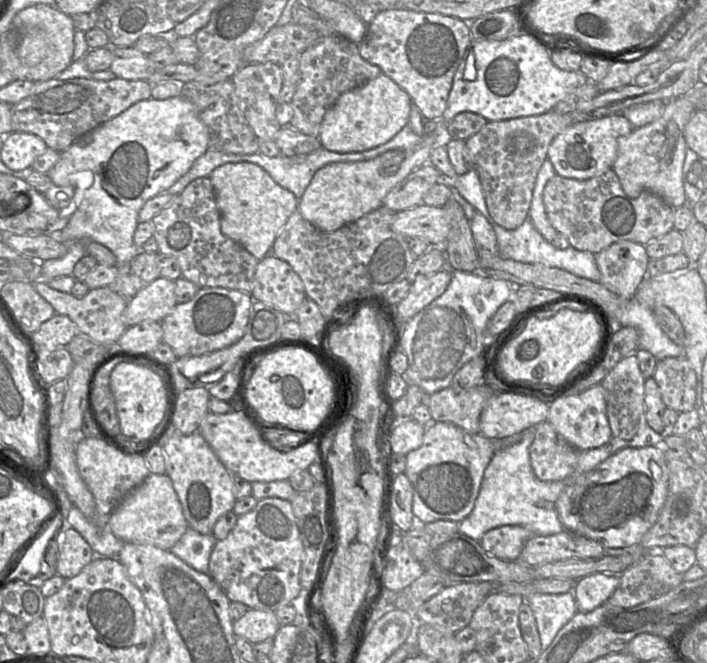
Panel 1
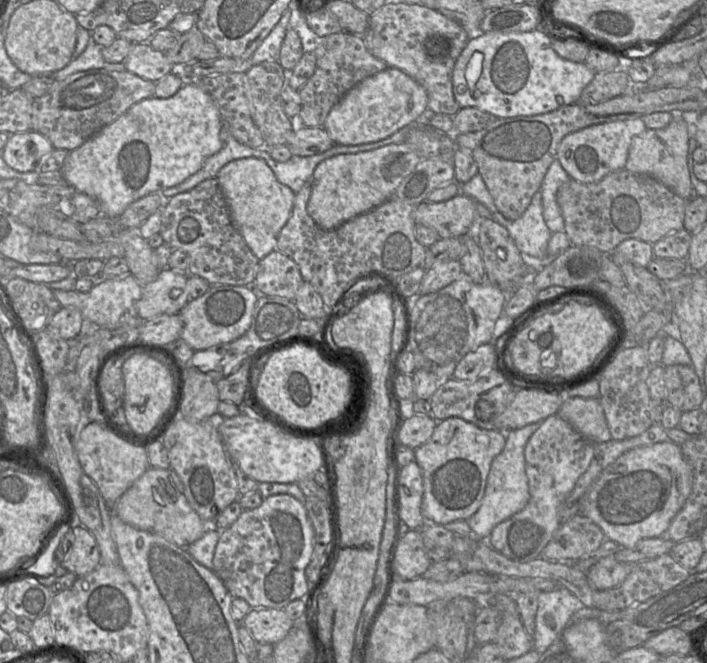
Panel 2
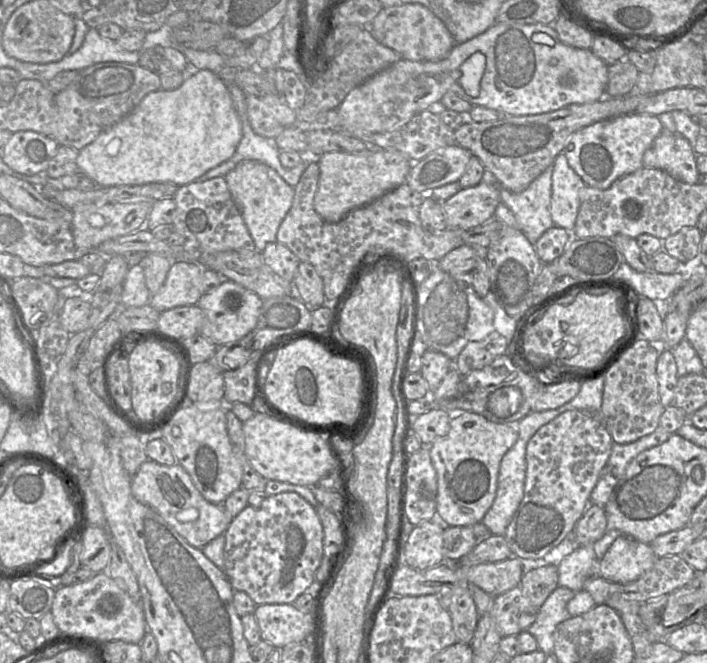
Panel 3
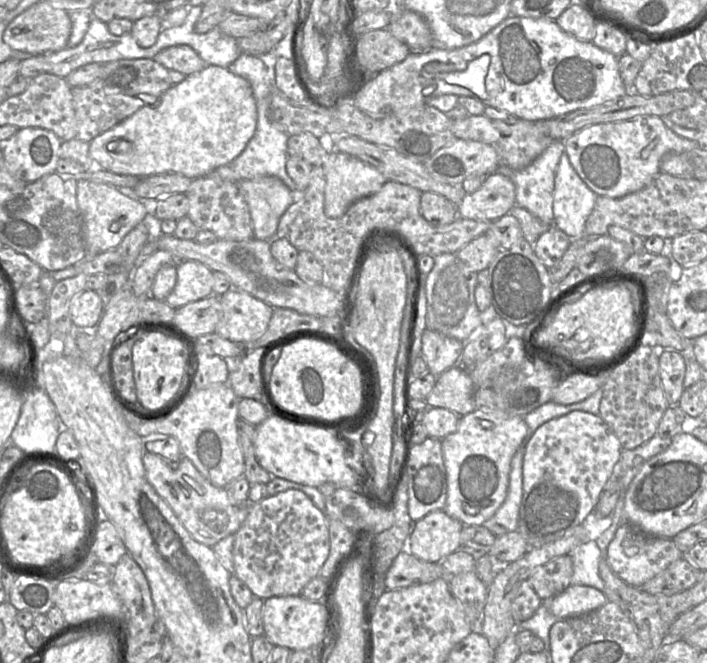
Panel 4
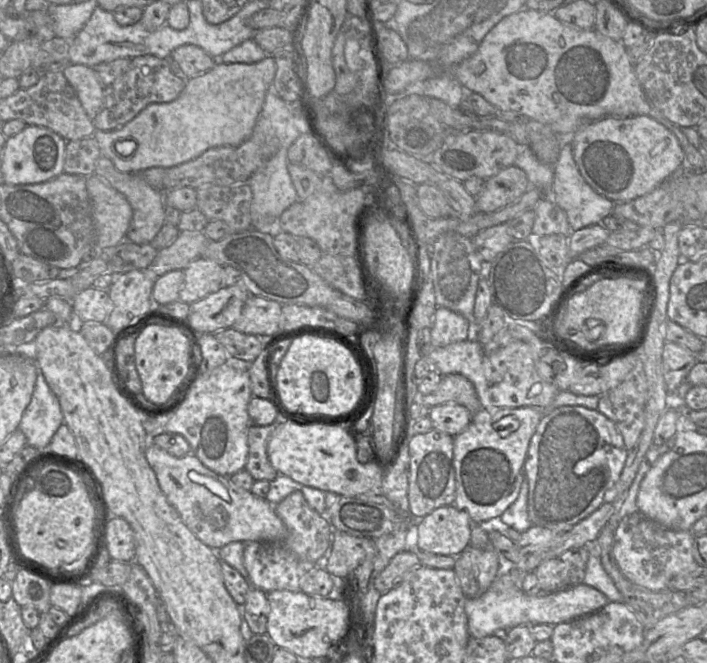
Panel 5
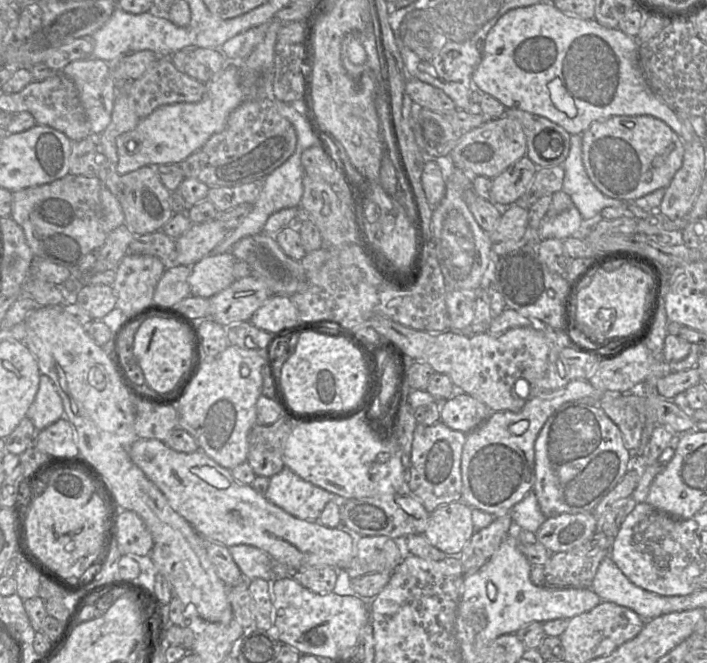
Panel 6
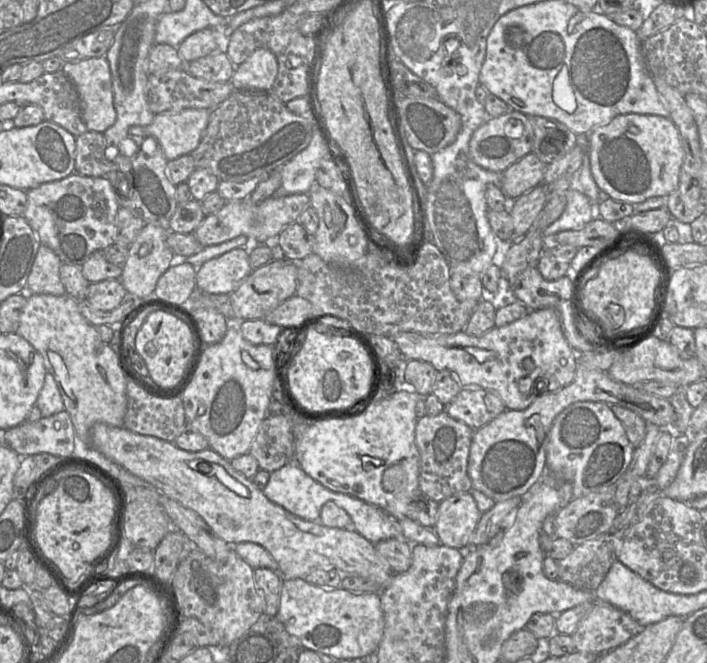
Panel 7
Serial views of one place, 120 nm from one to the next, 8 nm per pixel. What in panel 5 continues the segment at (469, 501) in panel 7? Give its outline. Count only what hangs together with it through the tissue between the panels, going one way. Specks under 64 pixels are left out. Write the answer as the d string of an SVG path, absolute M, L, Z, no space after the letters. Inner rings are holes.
M455 505L442 506L418 520L420 551L459 556L470 546L472 520Z

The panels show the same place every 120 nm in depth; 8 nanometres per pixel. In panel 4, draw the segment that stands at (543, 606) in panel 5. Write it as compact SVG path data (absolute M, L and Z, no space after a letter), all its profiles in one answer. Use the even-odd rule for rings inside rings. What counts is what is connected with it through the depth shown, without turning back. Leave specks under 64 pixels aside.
M570 585L549 600L548 608L558 619L567 619L593 612L607 601L605 593L594 587Z

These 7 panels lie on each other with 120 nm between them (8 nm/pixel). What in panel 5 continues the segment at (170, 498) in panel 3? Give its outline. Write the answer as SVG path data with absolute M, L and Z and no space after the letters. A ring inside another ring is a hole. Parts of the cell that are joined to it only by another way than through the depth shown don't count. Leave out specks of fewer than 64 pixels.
M150 444L145 451L145 457L155 472L158 484L168 502L177 510L190 531L212 549L219 550L234 541L276 543L286 538L287 528L276 514L274 505L266 498L255 496L251 491L235 487L230 477L211 471L193 453L175 457L158 446ZM190 471L220 481L227 488L230 500L226 501L210 492L203 484L191 481L188 476Z

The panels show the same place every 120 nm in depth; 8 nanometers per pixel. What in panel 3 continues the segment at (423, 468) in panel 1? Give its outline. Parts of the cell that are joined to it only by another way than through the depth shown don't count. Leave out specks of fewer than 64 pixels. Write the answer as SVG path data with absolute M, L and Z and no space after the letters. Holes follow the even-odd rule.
M464 411L453 413L447 435L428 446L437 473L437 519L445 526L471 526L481 522L497 490L500 463L518 439L515 424L495 423Z

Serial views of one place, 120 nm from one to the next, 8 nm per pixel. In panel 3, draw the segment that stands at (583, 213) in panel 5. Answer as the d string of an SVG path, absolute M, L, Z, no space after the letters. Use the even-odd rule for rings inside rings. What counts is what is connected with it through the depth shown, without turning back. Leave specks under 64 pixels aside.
M560 153L553 162L552 173L550 212L554 226L574 229L580 207L579 192L584 186L585 182L570 167L564 153Z

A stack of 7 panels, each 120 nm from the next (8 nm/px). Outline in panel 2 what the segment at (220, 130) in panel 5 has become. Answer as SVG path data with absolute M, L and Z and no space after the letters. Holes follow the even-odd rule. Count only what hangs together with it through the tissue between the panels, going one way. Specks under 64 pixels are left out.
M193 82L184 84L171 97L159 98L156 96L152 96L132 105L124 114L122 114L112 123L104 126L102 129L97 131L80 147L70 151L60 171L65 180L67 181L68 185L73 186L78 191L88 195L89 197L95 199L98 202L101 208L102 215L105 215L110 218L115 218L121 215L129 204L138 200L139 198L151 193L160 192L162 189L180 184L184 180L189 178L191 175L196 173L202 167L204 161L208 157L217 153L223 147L223 142L220 138L220 130L222 126L223 122L220 116L219 109L212 97Z

